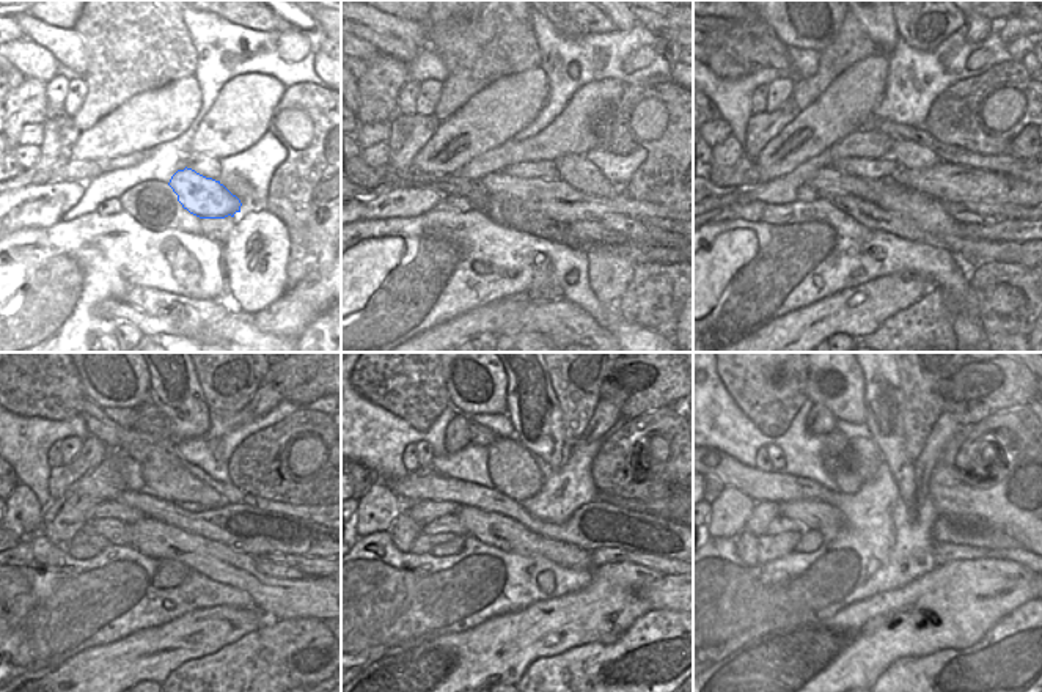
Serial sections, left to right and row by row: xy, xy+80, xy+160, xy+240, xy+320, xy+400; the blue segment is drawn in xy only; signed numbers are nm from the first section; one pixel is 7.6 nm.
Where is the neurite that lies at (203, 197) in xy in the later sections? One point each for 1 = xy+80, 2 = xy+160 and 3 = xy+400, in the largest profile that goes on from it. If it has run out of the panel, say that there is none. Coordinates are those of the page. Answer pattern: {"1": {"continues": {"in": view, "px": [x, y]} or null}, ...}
{"1": {"continues": {"in": "xy+80", "px": [554, 197]}}, "2": {"continues": {"in": "xy+160", "px": [885, 192]}}, "3": {"continues": {"in": "xy+400", "px": [780, 524]}}}

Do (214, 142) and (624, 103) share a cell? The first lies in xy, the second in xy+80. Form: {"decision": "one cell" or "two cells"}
{"decision": "two cells"}

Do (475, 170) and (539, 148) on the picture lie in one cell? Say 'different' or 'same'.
same

